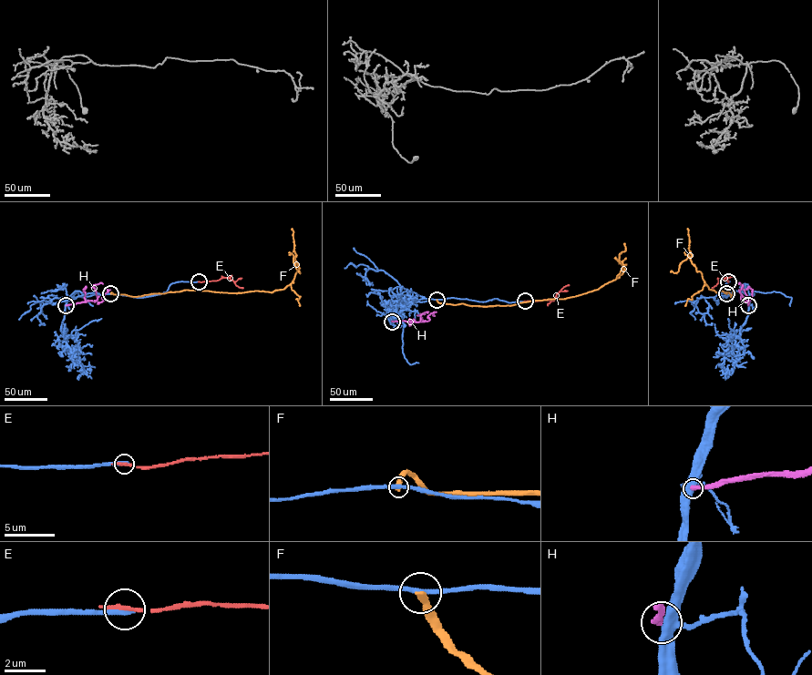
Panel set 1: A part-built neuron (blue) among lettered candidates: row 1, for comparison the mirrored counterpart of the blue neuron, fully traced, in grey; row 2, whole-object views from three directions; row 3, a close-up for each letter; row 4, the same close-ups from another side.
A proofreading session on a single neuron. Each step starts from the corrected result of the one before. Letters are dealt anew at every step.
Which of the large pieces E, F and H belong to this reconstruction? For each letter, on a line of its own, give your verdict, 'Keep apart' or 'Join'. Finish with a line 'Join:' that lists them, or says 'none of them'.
E: Keep apart
F: Keep apart
H: Keep apart
Join: none of them

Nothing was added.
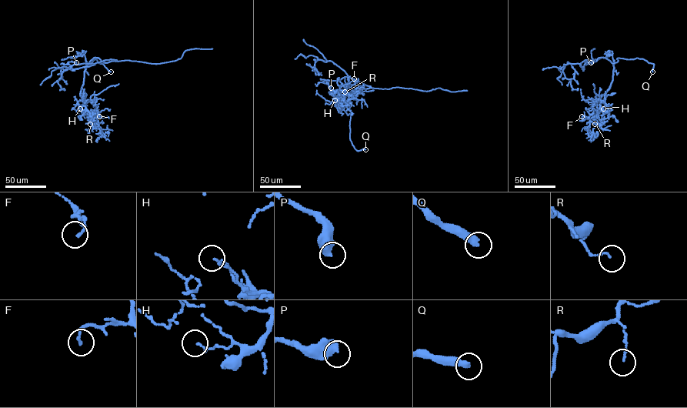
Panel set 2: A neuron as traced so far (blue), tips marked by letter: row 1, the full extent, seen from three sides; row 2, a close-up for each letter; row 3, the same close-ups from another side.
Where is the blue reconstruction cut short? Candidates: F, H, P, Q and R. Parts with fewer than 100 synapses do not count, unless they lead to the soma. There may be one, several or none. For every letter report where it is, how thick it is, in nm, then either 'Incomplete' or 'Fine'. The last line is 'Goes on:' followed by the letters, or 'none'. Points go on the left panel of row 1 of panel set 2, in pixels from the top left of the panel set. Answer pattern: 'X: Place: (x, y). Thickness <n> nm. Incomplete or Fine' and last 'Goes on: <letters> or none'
F: Place: (99, 116). Thickness 140 nm. Fine
H: Place: (80, 108). Thickness 130 nm. Fine
P: Place: (76, 62). Thickness 500 nm. Fine
Q: Place: (111, 71). Thickness 380 nm. Incomplete
R: Place: (90, 124). Thickness 100 nm. Fine
Goes on: Q

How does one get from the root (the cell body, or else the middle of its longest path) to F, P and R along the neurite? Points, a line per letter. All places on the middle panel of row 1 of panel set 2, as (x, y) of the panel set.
F: (354, 95), (342, 110), (338, 108), (335, 99), (345, 93), (348, 85), (355, 84), (354, 78)
P: (354, 95), (360, 89), (371, 87), (344, 77), (337, 80), (323, 81), (331, 88)
R: (354, 95), (341, 111), (336, 106), (335, 99), (345, 93), (346, 87), (345, 91)

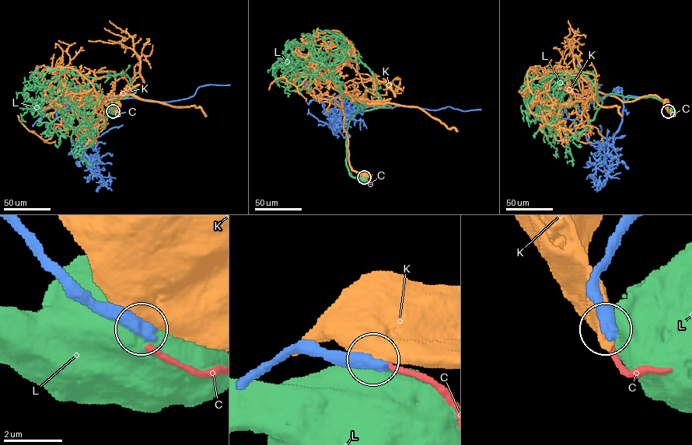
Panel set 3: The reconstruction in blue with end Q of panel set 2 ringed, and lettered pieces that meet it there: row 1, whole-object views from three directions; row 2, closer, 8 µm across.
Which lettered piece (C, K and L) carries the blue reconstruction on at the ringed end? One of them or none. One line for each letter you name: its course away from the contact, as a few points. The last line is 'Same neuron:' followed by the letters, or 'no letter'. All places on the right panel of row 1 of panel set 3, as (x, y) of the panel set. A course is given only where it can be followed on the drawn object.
Same neuron: no letter

